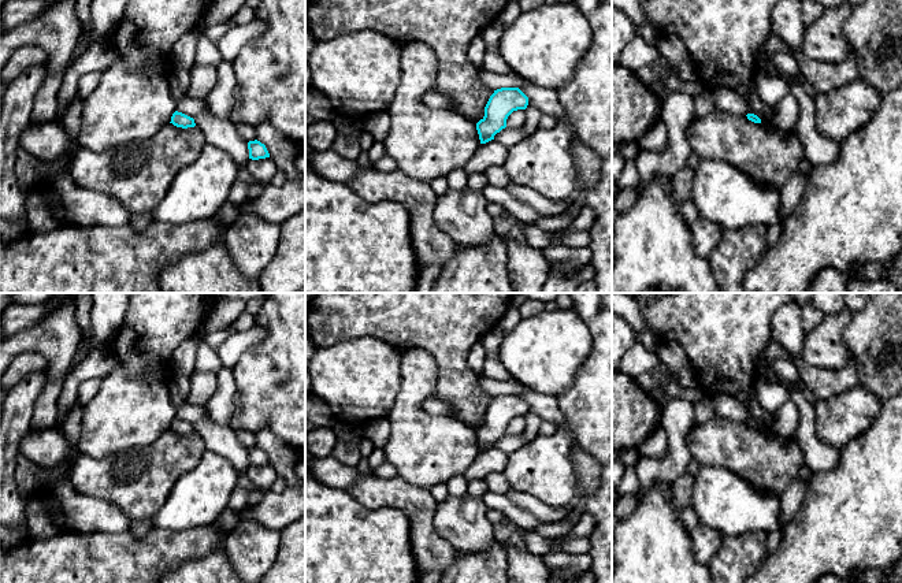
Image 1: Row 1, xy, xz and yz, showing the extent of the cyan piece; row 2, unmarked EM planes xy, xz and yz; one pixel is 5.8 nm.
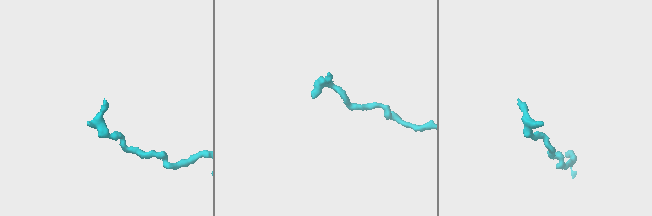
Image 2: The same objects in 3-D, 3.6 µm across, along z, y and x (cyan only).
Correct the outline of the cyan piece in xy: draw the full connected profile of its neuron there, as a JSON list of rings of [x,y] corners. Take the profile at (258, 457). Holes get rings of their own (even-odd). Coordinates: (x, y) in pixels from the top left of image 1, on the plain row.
[[[257,446],[249,448],[248,456],[249,456],[249,465],[252,465],[252,467],[270,464],[270,460],[268,460],[266,452]]]

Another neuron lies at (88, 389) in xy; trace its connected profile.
[[[92,378],[81,383],[78,387],[77,404],[85,406],[97,393],[100,378]]]

